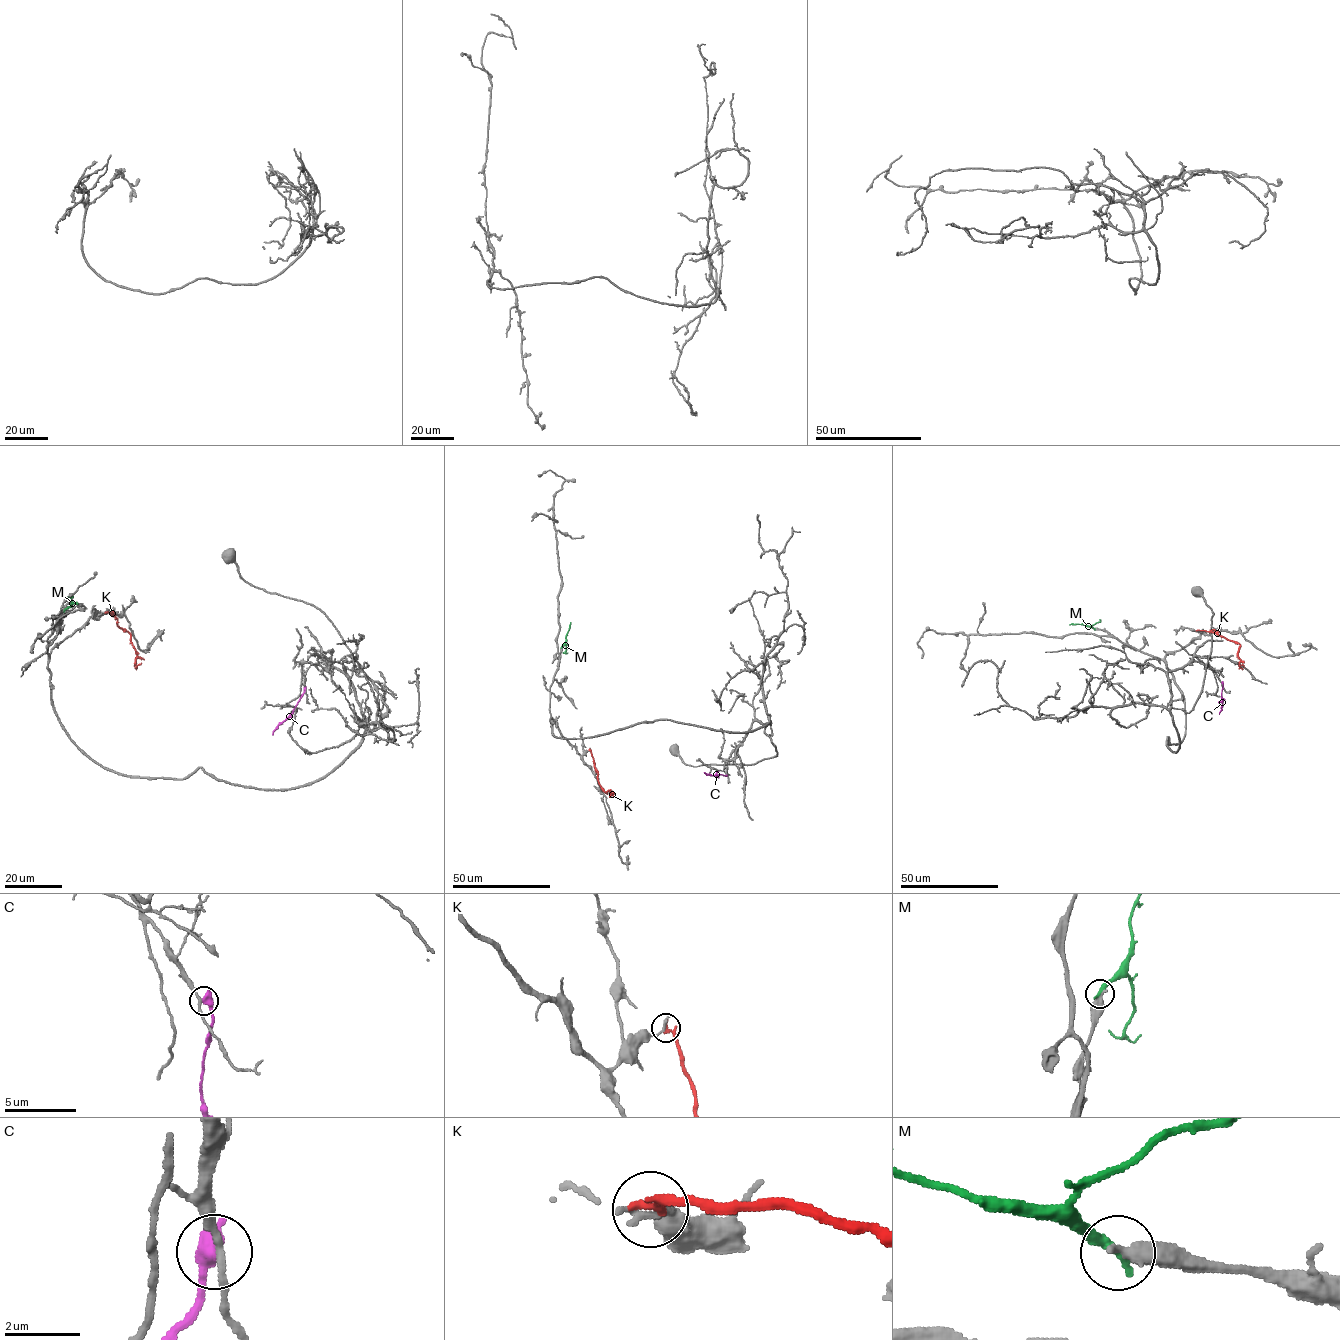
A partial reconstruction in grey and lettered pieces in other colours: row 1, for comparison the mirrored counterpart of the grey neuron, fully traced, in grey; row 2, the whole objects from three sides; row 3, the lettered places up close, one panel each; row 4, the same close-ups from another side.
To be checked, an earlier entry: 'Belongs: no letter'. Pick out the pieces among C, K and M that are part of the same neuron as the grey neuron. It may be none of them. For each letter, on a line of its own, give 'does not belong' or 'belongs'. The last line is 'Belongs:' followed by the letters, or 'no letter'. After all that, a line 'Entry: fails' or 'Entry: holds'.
C: does not belong
K: does not belong
M: does not belong
Belongs: no letter
Entry: holds

